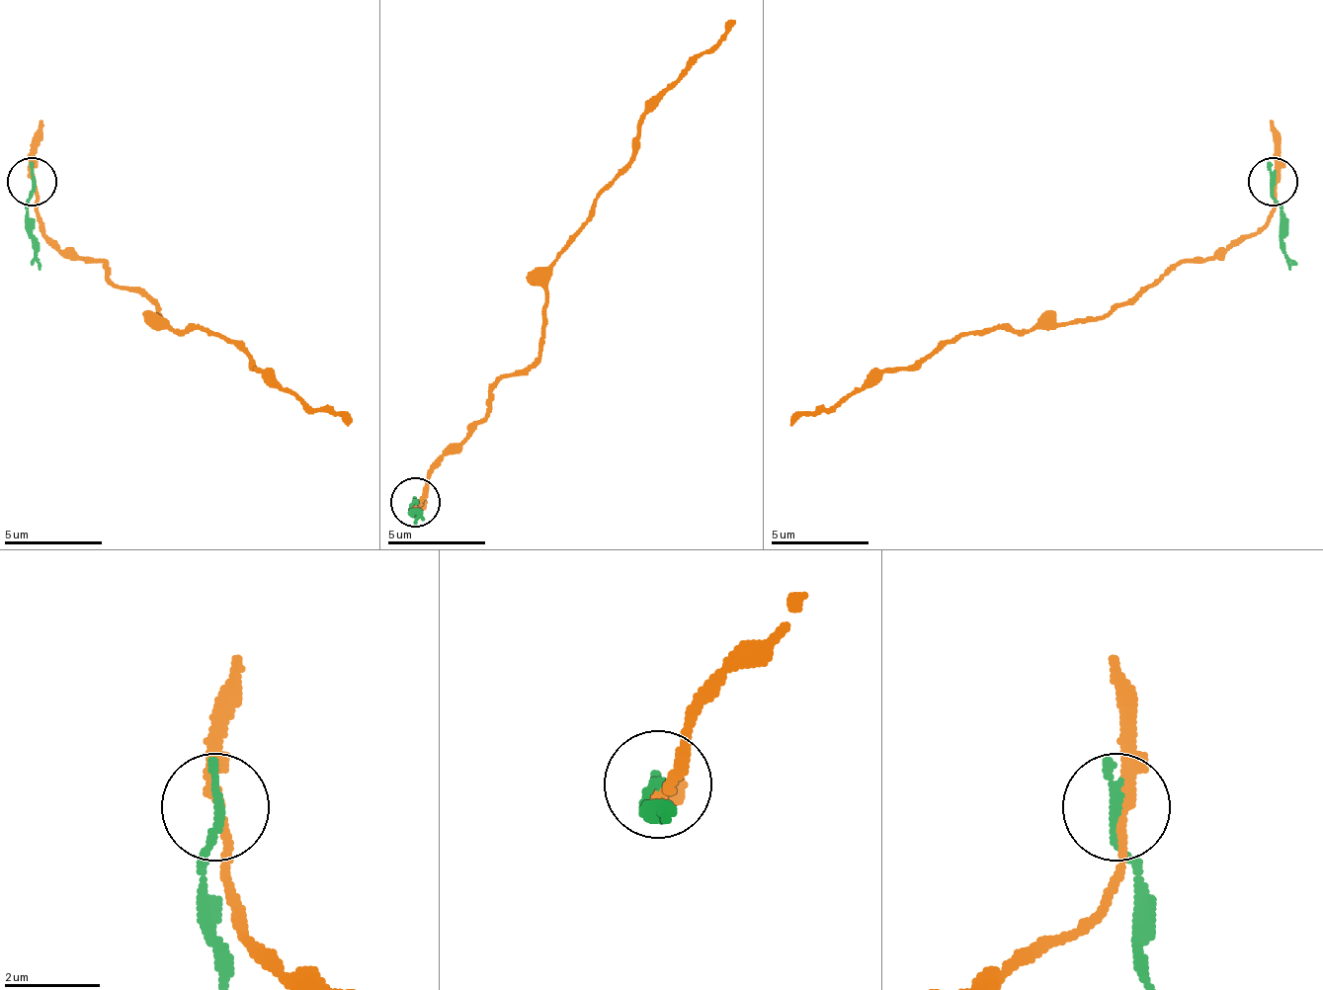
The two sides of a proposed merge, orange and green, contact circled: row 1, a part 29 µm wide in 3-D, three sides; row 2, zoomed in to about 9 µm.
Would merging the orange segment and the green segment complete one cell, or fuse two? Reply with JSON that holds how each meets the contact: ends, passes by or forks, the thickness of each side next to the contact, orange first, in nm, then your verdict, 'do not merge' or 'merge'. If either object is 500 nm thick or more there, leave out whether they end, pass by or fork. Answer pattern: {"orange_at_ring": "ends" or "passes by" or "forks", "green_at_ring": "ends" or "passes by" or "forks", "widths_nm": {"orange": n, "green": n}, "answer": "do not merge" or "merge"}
{"orange_at_ring": "passes by", "green_at_ring": "ends", "widths_nm": {"orange": 220, "green": 240}, "answer": "do not merge"}

